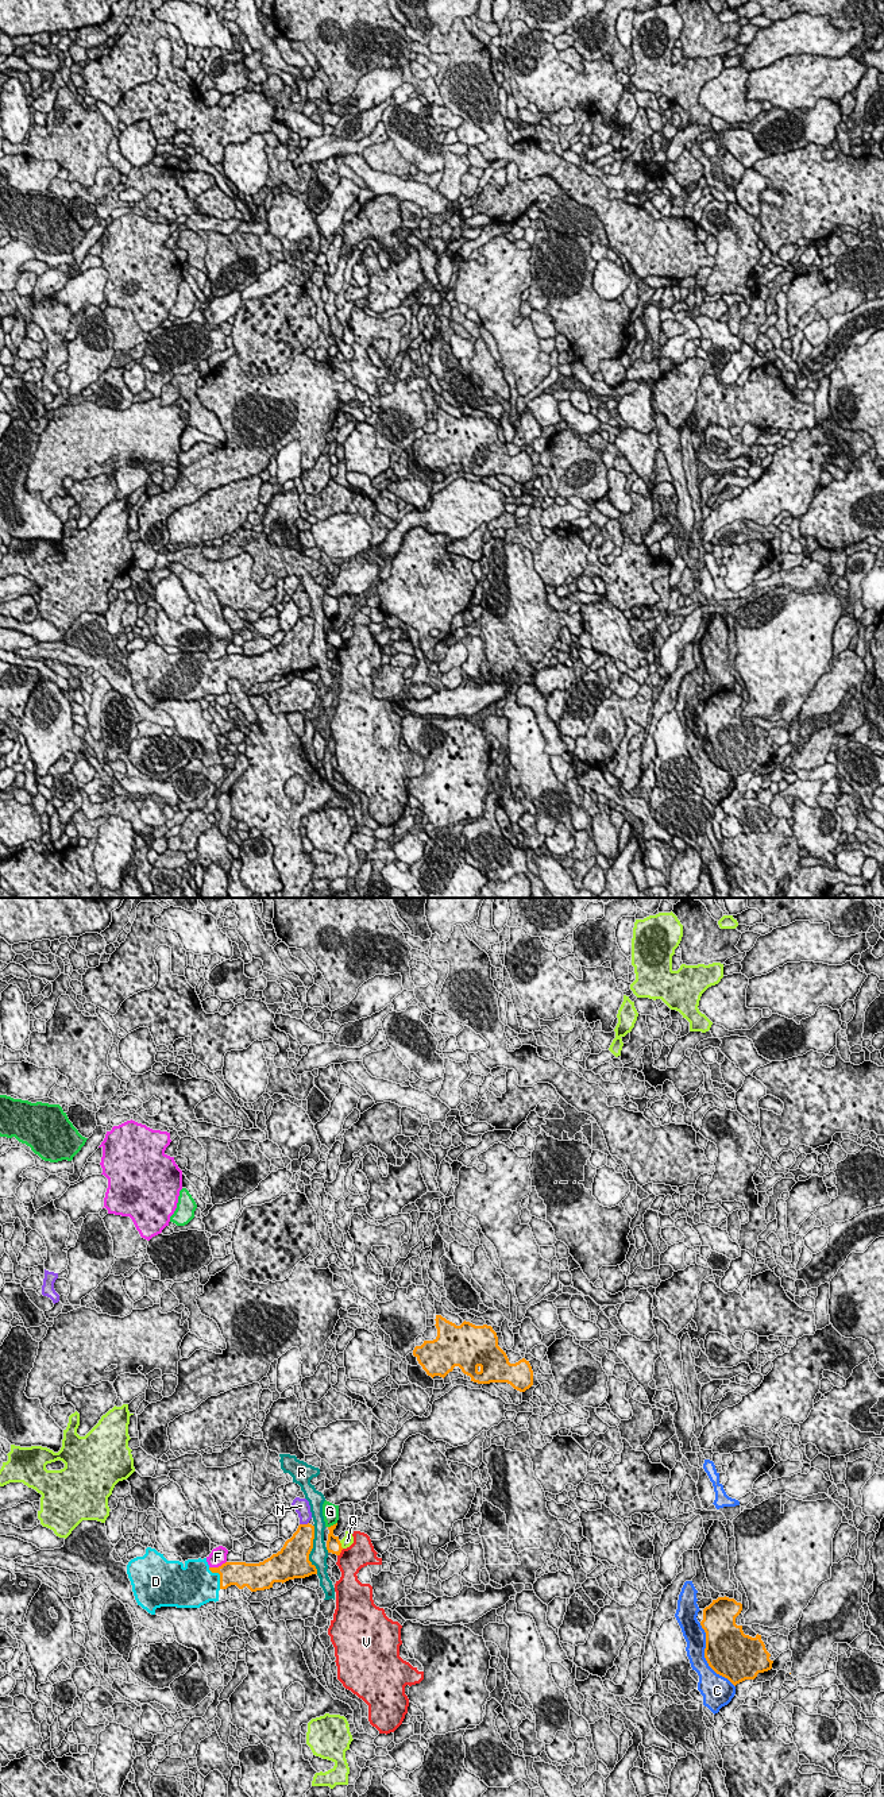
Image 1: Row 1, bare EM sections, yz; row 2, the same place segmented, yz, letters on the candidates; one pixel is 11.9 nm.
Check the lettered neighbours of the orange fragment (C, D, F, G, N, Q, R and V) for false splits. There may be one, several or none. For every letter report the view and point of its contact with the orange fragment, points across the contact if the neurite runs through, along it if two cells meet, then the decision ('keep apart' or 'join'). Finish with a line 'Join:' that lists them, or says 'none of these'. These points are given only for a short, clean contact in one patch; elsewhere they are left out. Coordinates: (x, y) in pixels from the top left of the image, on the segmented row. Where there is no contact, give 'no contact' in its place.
C: yz (705, 1657) | keep apart
D: yz (220, 1576) | join
F: yz (219, 1566) | keep apart
G: yz (334, 1524) | keep apart
N: yz (304, 1524) | keep apart
Q: yz (340, 1545) | keep apart
R: yz (312, 1547) | keep apart
V: yz (340, 1551) | along yz (343, 1549), (338, 1556) | keep apart
Join: D

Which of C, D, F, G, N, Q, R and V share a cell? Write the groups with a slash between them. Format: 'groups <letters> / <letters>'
groups C / D / F / G / N / Q / R / V

